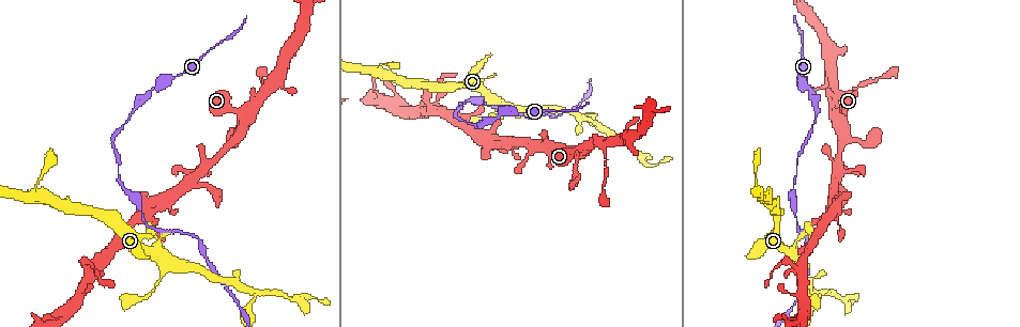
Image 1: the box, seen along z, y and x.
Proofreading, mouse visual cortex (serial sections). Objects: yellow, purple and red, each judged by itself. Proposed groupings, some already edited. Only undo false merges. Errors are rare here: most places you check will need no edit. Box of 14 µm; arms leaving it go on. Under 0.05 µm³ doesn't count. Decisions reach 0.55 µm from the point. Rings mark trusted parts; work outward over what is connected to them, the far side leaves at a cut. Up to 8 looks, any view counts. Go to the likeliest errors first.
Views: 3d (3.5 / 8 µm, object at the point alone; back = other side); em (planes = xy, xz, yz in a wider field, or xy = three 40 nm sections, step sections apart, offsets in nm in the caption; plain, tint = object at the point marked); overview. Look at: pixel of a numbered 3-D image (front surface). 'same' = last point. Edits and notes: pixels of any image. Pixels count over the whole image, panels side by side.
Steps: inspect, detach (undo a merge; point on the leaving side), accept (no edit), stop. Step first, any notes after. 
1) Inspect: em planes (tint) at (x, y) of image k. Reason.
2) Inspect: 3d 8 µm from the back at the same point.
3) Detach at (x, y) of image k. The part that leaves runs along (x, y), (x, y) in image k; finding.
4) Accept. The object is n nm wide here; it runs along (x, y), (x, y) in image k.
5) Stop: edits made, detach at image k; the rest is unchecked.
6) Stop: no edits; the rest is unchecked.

Inspect: 3d 8 µm at (602, 125) of image 1. Side arm on a straight run.

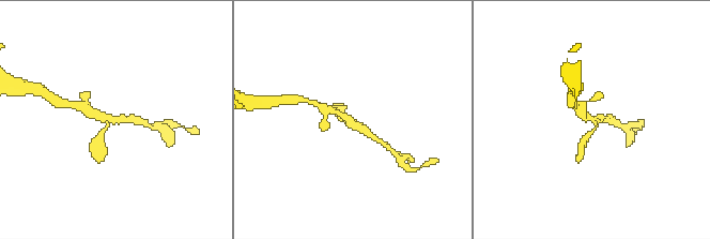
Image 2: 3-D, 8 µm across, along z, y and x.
Inspect: em xy step 2 (tint) at (351, 121) of image 2.

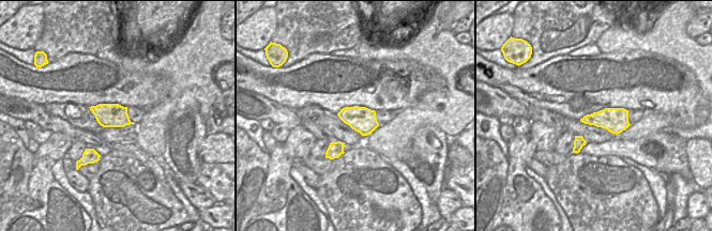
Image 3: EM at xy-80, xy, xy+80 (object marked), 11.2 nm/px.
Accept. 3 arms meet here; the arms are 150, 200, 300 nm wide; it runs along (324, 109), (343, 115), (376, 139) in image 2; continuous, no second cell.

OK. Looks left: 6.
Inspect: 3d 3.5 µm at (837, 179) of image 1. Four arms meet.

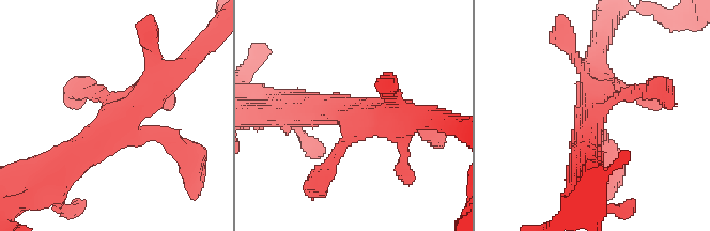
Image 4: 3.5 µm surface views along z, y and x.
Inspect: em xy step 3 (tint) at (360, 114) of image 4. 4 arms meet here; the arms are 200, 200, 350, 450 nm wide; shape alone is not enough.

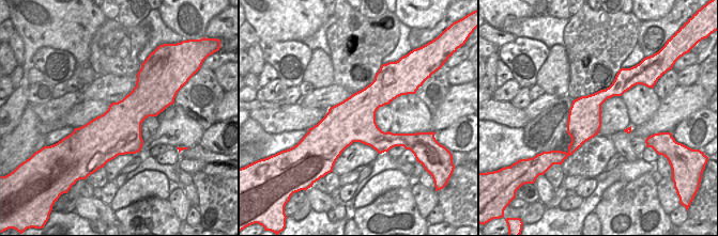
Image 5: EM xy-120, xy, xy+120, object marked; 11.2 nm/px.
Accept. It runs along (178, 72), (62, 164) in image 4; continuous, no second cell.

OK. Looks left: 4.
Inspect: 3d 3.5 µm at (87, 268) of image 1. Three arms meet.

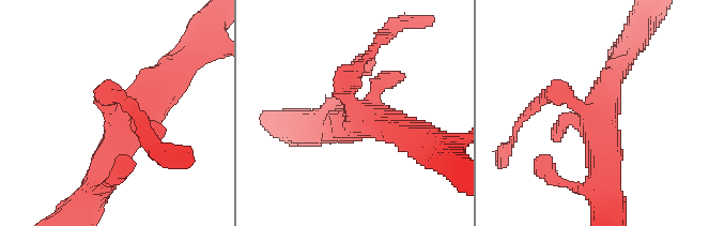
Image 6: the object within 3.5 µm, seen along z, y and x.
Inspect: em xy step 1 (tint) at (589, 113) of image 6.

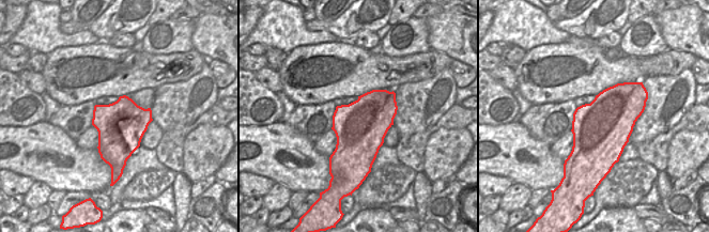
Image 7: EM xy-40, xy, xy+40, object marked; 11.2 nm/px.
Inspect: em xy step 5 (tint) at the same point. Another direction.

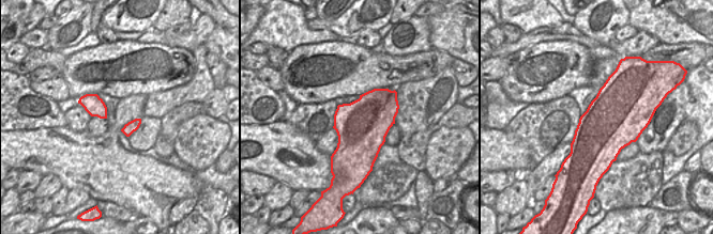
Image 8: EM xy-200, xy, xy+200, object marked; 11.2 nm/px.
Accept. It runs along (175, 68), (123, 131), (96, 186) in image 6; all the same cell.

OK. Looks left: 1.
Stop: no edits; the rest is unchecked.

